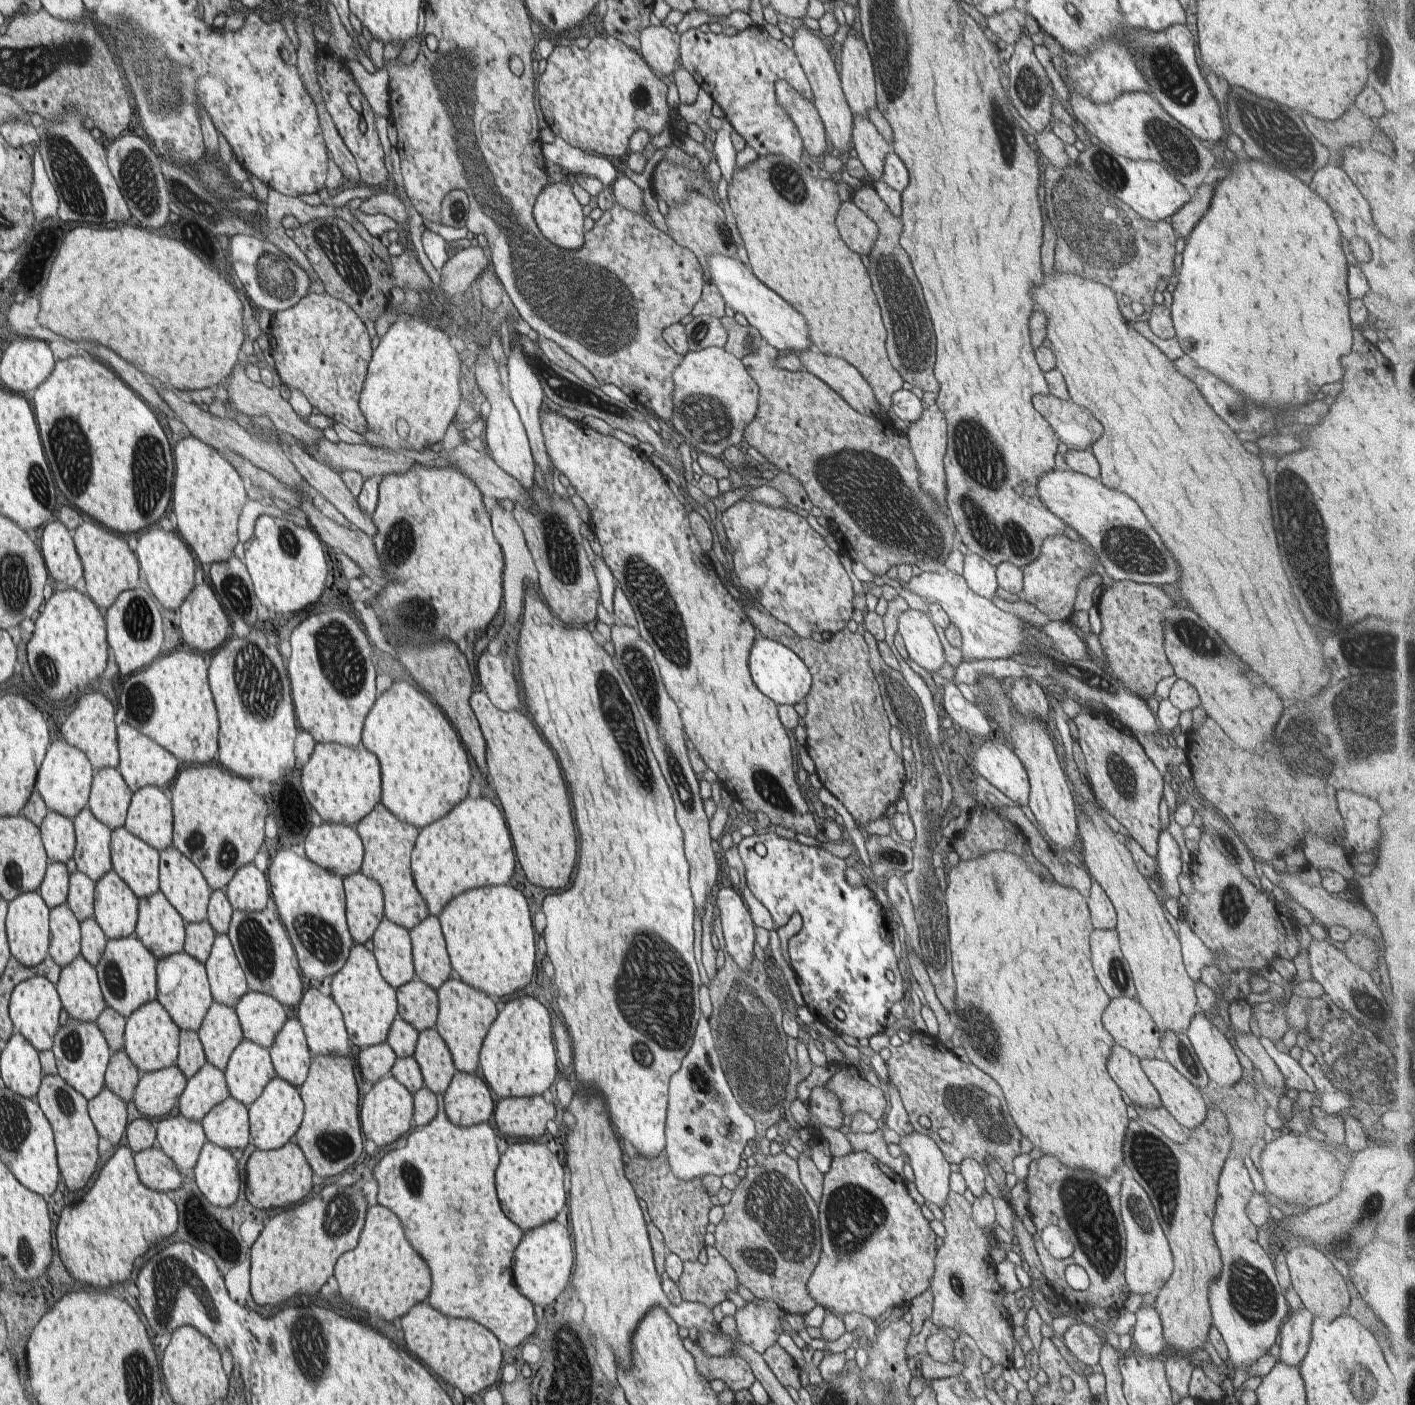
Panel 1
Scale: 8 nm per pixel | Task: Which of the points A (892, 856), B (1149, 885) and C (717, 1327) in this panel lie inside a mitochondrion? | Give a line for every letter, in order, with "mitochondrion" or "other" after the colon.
A: other
B: other
C: other

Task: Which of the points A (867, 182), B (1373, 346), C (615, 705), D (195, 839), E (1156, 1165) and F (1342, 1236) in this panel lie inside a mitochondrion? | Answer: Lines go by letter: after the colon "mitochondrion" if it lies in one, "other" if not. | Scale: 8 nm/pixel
A: other
B: other
C: mitochondrion
D: mitochondrion
E: mitochondrion
F: mitochondrion

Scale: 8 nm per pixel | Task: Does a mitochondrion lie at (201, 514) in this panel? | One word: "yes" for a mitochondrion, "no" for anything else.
no

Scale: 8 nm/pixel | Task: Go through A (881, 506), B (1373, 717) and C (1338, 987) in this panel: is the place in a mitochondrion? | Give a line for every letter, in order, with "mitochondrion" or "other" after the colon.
A: mitochondrion
B: mitochondrion
C: other

